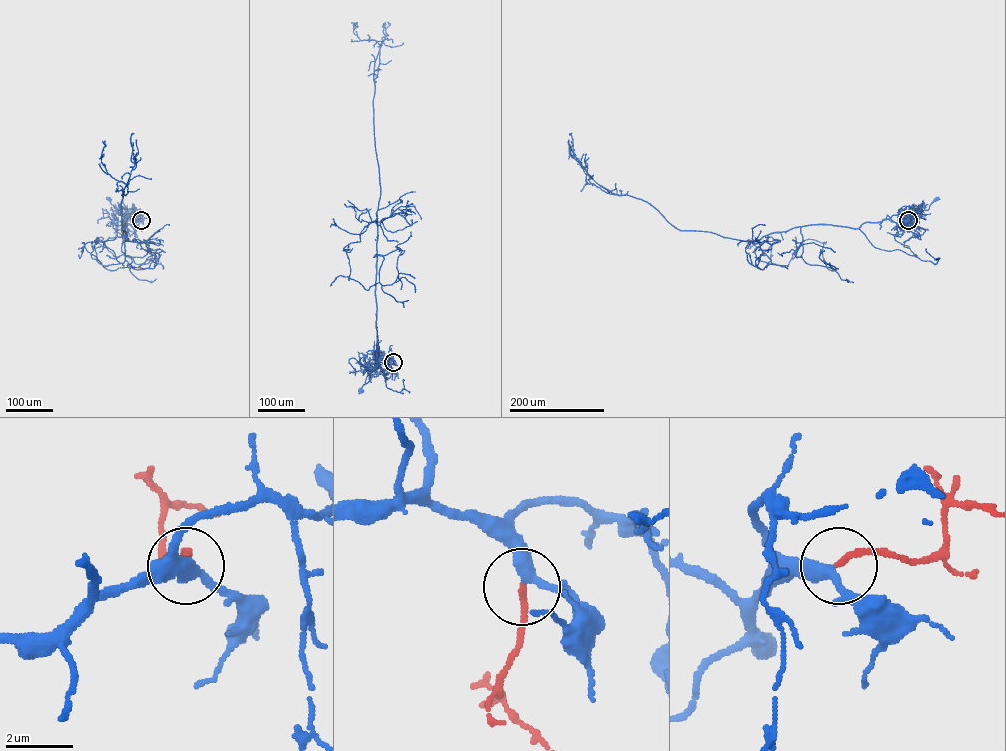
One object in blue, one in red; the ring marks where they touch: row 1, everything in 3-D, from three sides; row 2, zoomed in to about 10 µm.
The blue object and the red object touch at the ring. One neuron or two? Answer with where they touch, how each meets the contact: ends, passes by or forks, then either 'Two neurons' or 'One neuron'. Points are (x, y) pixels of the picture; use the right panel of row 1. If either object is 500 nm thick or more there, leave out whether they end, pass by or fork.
Place: (908, 220). At the ring blue passes by. At the ring red ends. One neuron

